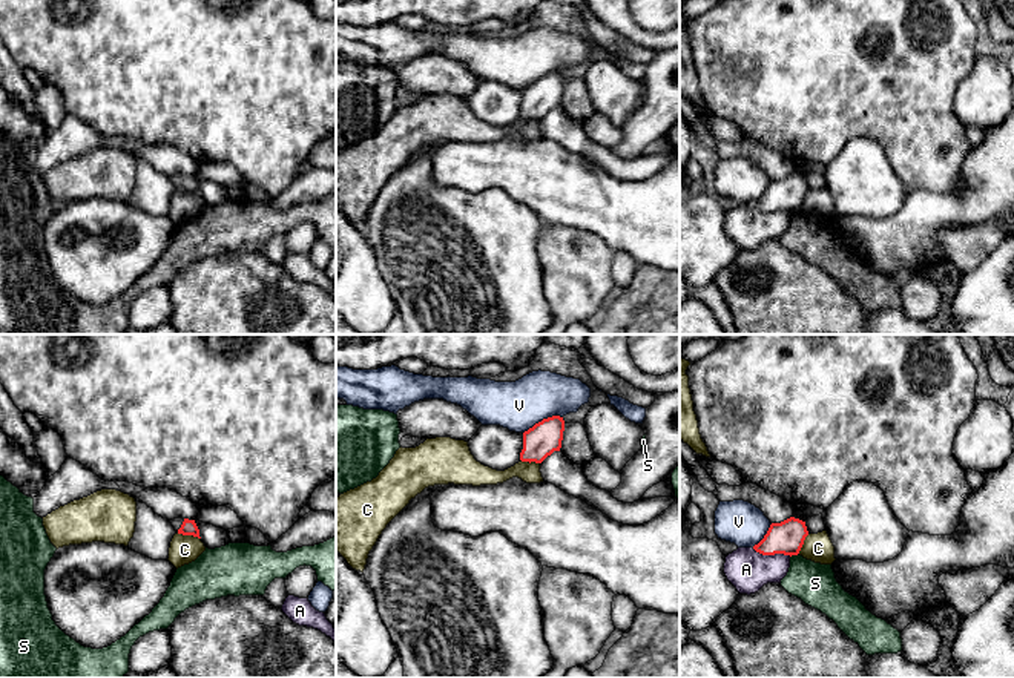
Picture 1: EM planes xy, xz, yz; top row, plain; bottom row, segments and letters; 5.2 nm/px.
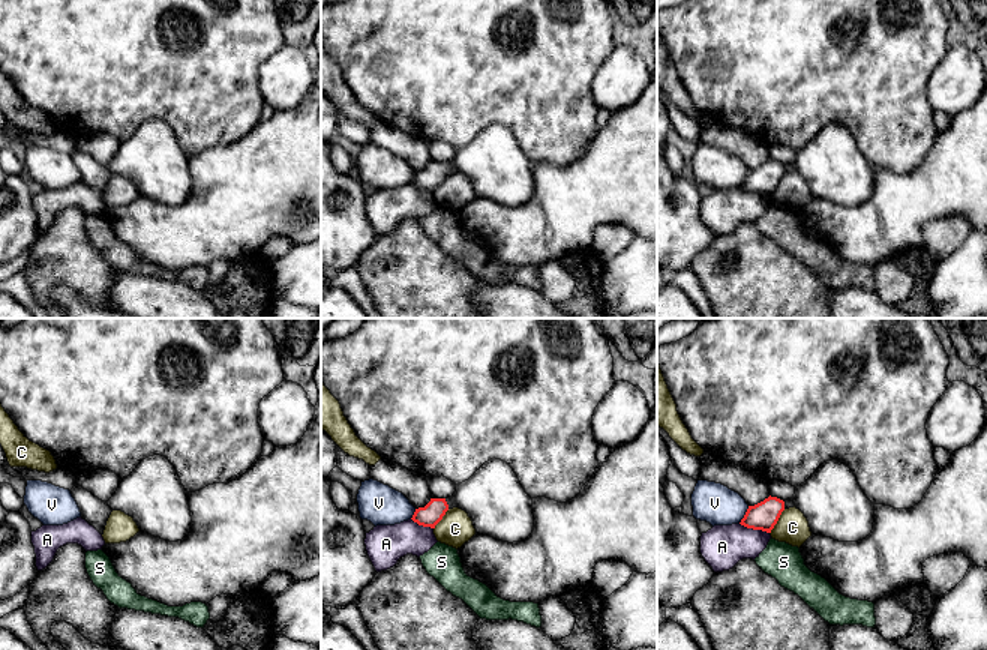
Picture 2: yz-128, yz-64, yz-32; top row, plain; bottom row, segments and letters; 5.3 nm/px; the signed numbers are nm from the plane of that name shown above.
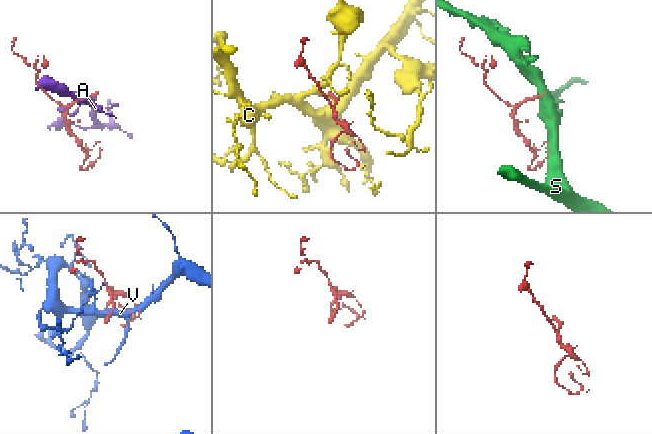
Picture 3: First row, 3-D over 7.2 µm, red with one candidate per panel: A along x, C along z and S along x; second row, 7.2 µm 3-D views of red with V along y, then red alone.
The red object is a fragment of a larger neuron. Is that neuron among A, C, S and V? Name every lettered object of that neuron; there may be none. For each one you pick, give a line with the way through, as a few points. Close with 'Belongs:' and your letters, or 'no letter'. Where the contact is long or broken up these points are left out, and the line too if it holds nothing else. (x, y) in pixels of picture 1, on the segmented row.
Belongs: no letter

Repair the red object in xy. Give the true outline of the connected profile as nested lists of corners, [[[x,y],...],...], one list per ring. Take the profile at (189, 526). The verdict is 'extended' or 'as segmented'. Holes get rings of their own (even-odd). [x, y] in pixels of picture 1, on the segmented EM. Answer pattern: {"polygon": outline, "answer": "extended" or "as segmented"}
{"polygon": [[[173,518],[170,520],[172,526],[175,528],[175,531],[178,534],[183,534],[183,535],[193,535],[193,537],[199,537],[199,529],[195,523],[195,520],[189,520],[189,518]]], "answer": "extended"}

